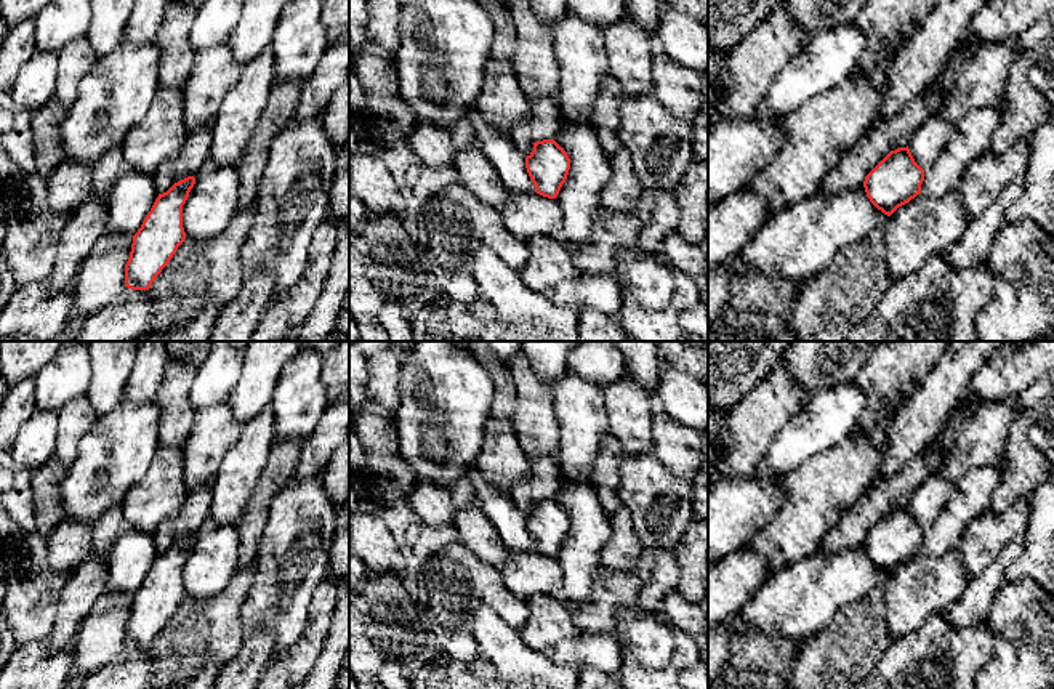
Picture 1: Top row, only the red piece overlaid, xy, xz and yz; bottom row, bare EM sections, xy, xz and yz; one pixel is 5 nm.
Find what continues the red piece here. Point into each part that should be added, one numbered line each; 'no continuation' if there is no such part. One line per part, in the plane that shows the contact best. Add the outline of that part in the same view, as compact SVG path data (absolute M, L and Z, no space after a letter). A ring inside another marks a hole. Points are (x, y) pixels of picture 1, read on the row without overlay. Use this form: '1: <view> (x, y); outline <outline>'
no continuation

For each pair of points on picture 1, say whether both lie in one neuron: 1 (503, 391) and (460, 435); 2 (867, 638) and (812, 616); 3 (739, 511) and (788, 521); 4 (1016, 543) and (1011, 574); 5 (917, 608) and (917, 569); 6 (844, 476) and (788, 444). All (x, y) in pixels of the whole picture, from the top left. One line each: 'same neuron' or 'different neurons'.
1: different neurons
2: different neurons
3: different neurons
4: different neurons
5: same neuron
6: different neurons

